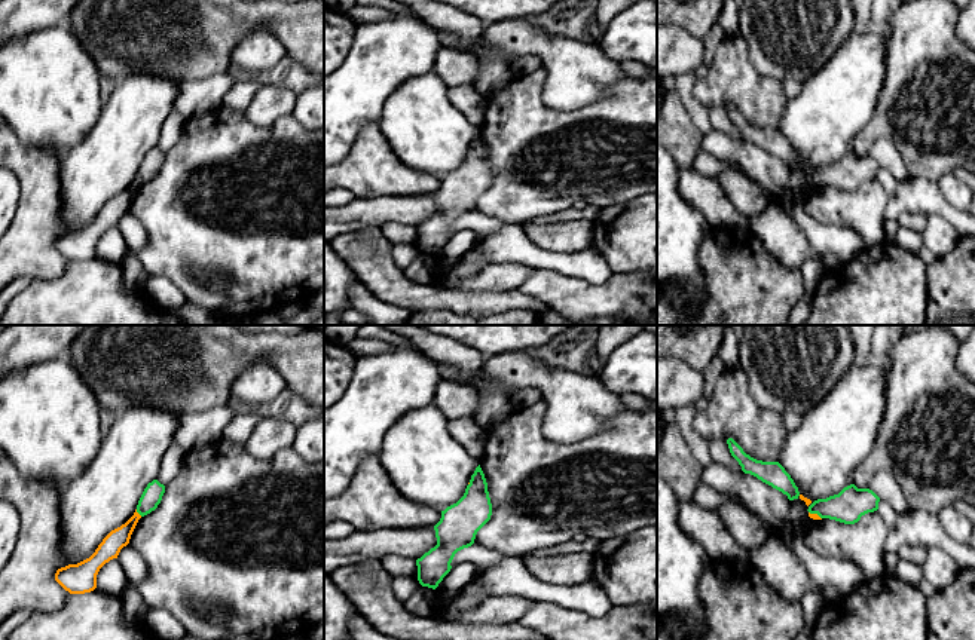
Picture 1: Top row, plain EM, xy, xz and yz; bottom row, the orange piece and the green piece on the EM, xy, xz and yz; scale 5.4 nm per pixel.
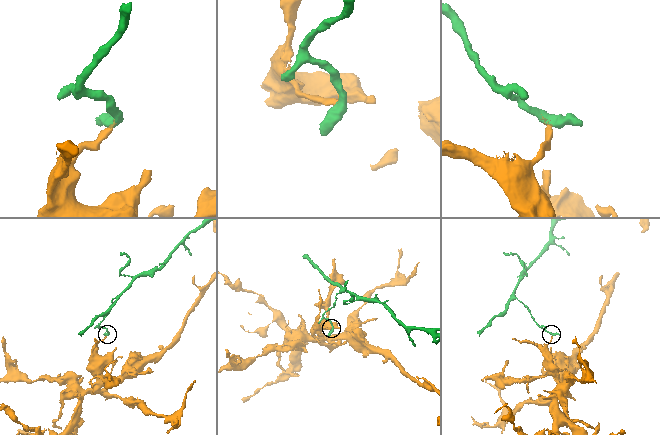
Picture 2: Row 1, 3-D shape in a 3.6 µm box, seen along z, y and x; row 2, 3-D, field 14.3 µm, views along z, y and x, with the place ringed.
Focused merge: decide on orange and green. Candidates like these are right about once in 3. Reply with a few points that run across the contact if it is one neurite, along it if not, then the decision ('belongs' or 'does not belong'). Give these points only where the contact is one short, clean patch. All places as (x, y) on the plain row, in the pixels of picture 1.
xy (135, 177), (141, 183) | does not belong

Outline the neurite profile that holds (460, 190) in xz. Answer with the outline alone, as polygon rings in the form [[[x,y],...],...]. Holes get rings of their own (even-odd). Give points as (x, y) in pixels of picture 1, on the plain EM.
[[[479,132],[464,163],[441,178],[441,186],[434,193],[437,212],[416,227],[419,251],[435,257],[450,239],[455,221],[474,211],[477,199],[490,183],[488,150]]]

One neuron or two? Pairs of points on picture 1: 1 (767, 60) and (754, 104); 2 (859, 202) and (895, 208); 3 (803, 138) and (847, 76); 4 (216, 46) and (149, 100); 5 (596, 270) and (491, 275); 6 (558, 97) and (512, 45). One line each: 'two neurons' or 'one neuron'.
1: two neurons
2: two neurons
3: one neuron
4: two neurons
5: two neurons
6: one neuron

